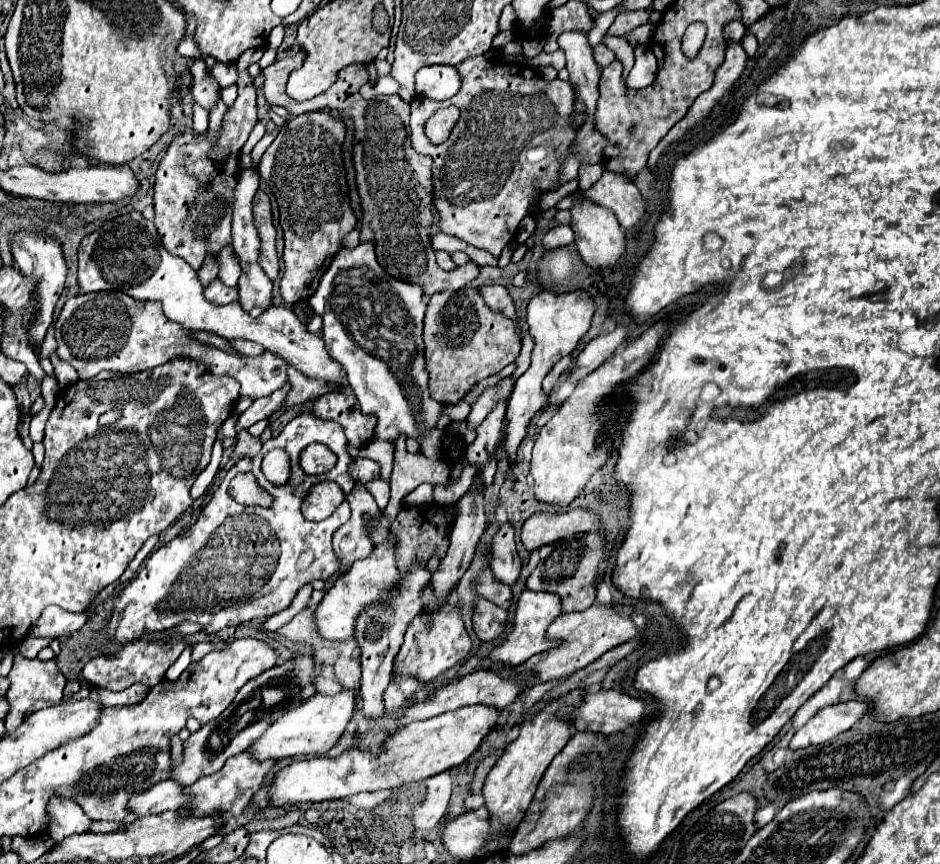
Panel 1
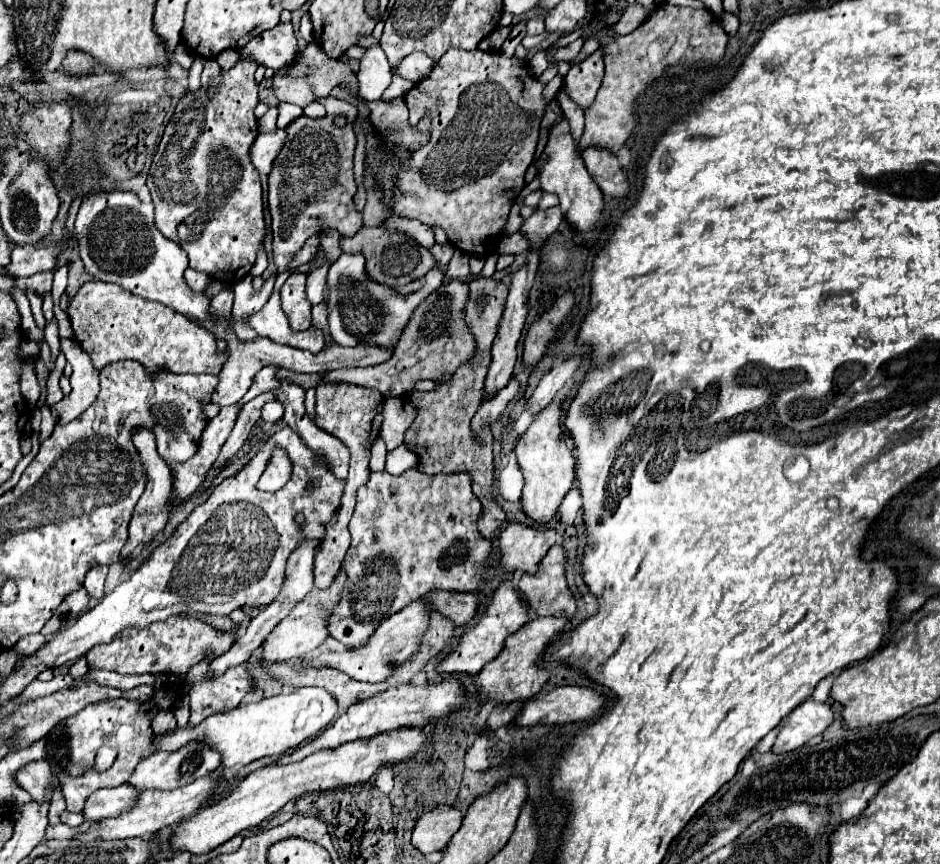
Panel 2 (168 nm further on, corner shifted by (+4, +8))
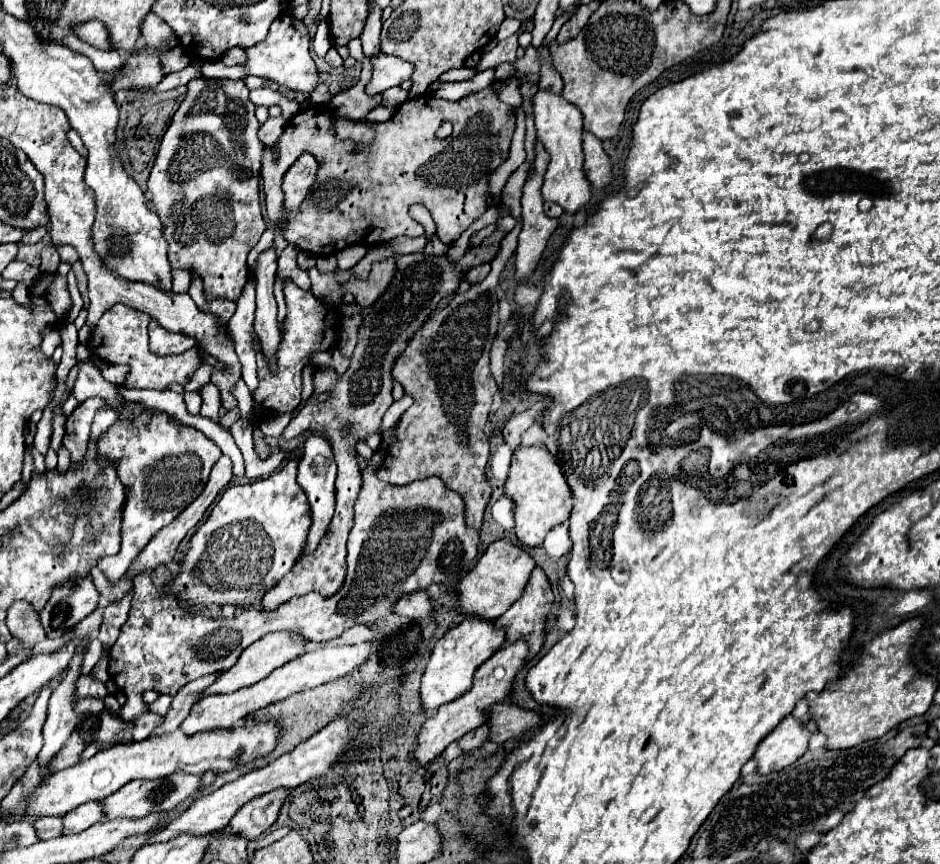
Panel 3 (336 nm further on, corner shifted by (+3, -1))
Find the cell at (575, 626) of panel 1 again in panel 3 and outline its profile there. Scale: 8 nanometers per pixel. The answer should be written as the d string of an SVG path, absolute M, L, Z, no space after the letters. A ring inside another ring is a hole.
M517 641L517 643L511 643L511 645L503 645L489 661L485 661L475 671L473 685L471 685L471 689L463 697L459 697L459 699L443 705L441 709L437 709L437 715L429 717L423 723L421 731L417 733L417 749L415 749L413 757L411 757L411 769L413 771L417 771L419 767L431 763L437 755L443 753L443 749L449 743L457 741L461 735L465 735L465 733L469 733L469 731L473 731L473 729L477 729L479 725L485 723L485 709L489 705L493 705L493 703L505 701L511 695L511 683L513 683L515 675L523 669L525 655L527 655L525 641Z

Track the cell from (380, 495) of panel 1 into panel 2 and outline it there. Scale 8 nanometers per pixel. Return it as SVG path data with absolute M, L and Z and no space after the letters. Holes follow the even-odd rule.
M378 438L372 448L370 448L370 472L384 472L384 462L386 462L386 446L384 440Z

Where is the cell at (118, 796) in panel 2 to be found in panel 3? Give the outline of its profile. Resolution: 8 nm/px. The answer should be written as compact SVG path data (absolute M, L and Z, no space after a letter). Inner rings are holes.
M97 801L95 803L85 803L85 805L73 809L69 815L63 817L63 831L61 831L61 835L71 835L71 833L85 831L87 827L91 827L93 823L97 823L101 819L103 819L101 805Z

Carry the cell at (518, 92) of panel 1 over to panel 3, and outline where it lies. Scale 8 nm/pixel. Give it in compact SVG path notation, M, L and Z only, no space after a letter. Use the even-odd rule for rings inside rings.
M483 89L479 93L473 93L469 97L463 97L461 101L445 101L431 95L421 95L415 99L407 99L395 115L385 123L373 123L367 119L361 119L369 127L377 127L375 141L367 149L351 139L337 139L333 123L339 119L349 119L343 115L333 113L329 105L311 105L303 111L299 111L287 125L285 133L281 135L281 159L277 163L269 163L269 151L263 155L263 167L261 177L265 183L265 201L267 201L267 217L269 217L269 231L279 229L279 223L285 223L283 237L313 255L333 255L347 245L361 243L361 245L381 245L395 237L417 237L423 233L421 225L411 219L407 209L411 203L423 203L429 213L435 219L439 239L447 245L455 243L461 233L475 221L479 215L487 211L487 173L497 169L507 157L509 157L509 145L515 131L515 117L509 115L509 105L501 103L499 97L491 89ZM443 121L449 121L453 125L453 135L439 141L435 139L435 131ZM301 153L311 153L317 163L317 179L313 183L313 189L307 193L305 201L295 213L285 213L283 207L283 175L285 171L295 163L295 159Z

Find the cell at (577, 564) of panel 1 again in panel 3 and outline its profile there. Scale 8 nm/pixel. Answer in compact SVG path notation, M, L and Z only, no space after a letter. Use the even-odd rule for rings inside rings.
M535 567L535 569L531 571L531 577L529 577L529 581L527 581L527 585L525 585L523 595L521 595L503 615L499 615L499 617L495 619L495 625L505 629L507 643L515 643L515 641L519 641L519 639L525 639L525 643L527 643L527 647L529 647L527 661L533 659L533 657L539 653L539 649L541 649L541 645L543 645L543 641L545 641L545 627L547 627L547 617L549 617L549 613L551 613L551 607L553 607L551 585L549 585L547 575L543 573L543 569L541 569L541 567Z

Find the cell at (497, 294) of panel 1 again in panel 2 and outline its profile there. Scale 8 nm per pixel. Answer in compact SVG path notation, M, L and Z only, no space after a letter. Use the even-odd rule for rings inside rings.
M456 250L448 268L446 268L446 276L452 280L466 280L470 276L468 254L462 254L462 250Z

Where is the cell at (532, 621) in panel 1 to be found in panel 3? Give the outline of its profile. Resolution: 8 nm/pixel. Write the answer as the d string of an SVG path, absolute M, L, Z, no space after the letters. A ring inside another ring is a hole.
M465 617L457 627L449 629L433 647L429 663L425 667L423 679L421 679L421 707L423 711L437 709L457 697L461 697L473 683L475 669L485 663L501 645L505 643L505 631L501 627L493 627L493 621L477 619L477 617Z

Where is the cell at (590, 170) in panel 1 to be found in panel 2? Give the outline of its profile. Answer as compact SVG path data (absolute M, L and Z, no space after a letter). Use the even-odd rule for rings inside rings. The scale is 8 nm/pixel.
M560 90L556 94L556 98L558 98L560 108L562 108L562 112L564 112L564 116L566 116L568 124L570 124L570 134L572 134L574 142L578 144L578 140L582 136L582 130L584 130L584 112L564 94L564 90Z

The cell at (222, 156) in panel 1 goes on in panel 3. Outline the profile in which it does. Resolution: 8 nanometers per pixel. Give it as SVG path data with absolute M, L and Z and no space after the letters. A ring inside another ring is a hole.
M191 79L189 81L189 91L185 101L181 103L179 111L175 113L169 129L165 131L165 137L159 145L157 151L157 159L155 165L151 169L151 177L149 177L149 191L153 195L153 209L159 215L159 219L163 221L165 227L165 239L167 239L167 255L169 255L169 263L173 269L195 269L201 279L203 279L203 291L205 291L205 299L213 301L213 299L229 299L229 301L237 301L247 279L249 279L249 269L247 269L247 253L257 245L259 237L265 231L265 221L261 217L261 207L259 207L259 171L261 171L261 159L263 159L263 147L261 143L257 143L257 131L259 131L259 121L255 117L255 105L249 99L249 89L245 87L243 81L231 81L231 79Z

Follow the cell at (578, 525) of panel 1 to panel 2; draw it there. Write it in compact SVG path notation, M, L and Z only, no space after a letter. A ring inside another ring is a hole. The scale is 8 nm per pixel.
M520 522L508 524L500 534L502 566L506 572L522 568L526 572L536 572L540 556L548 552L550 546L562 544L560 532L548 526L524 526Z

